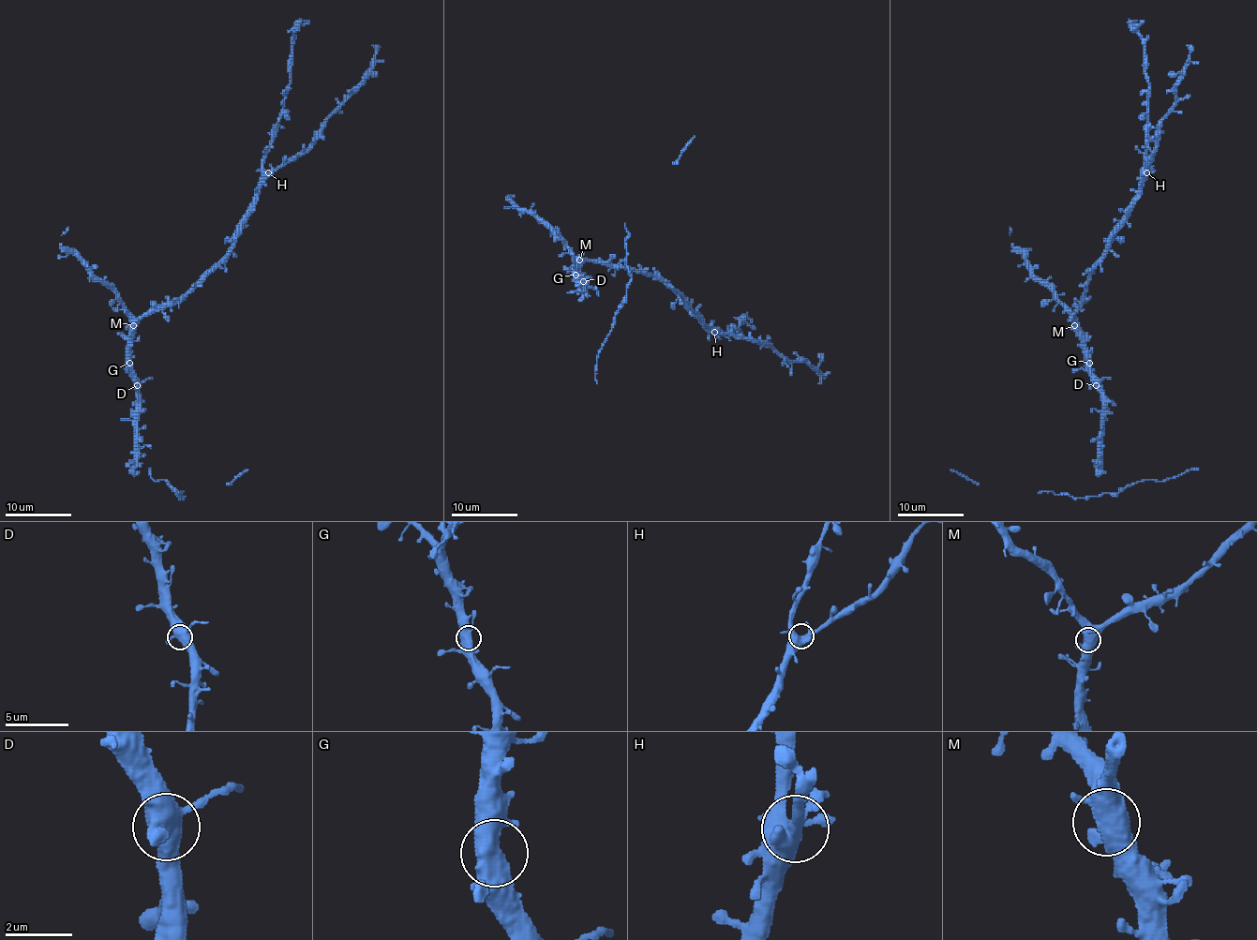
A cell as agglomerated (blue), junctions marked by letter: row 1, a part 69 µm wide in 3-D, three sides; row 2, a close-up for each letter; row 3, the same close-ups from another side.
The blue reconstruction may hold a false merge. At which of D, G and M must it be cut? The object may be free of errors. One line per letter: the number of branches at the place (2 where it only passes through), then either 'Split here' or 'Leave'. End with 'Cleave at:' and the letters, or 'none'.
D: Branches: 4. Leave
G: Branches: 4. Leave
M: Branches: 4. Leave
Cleave at: none

